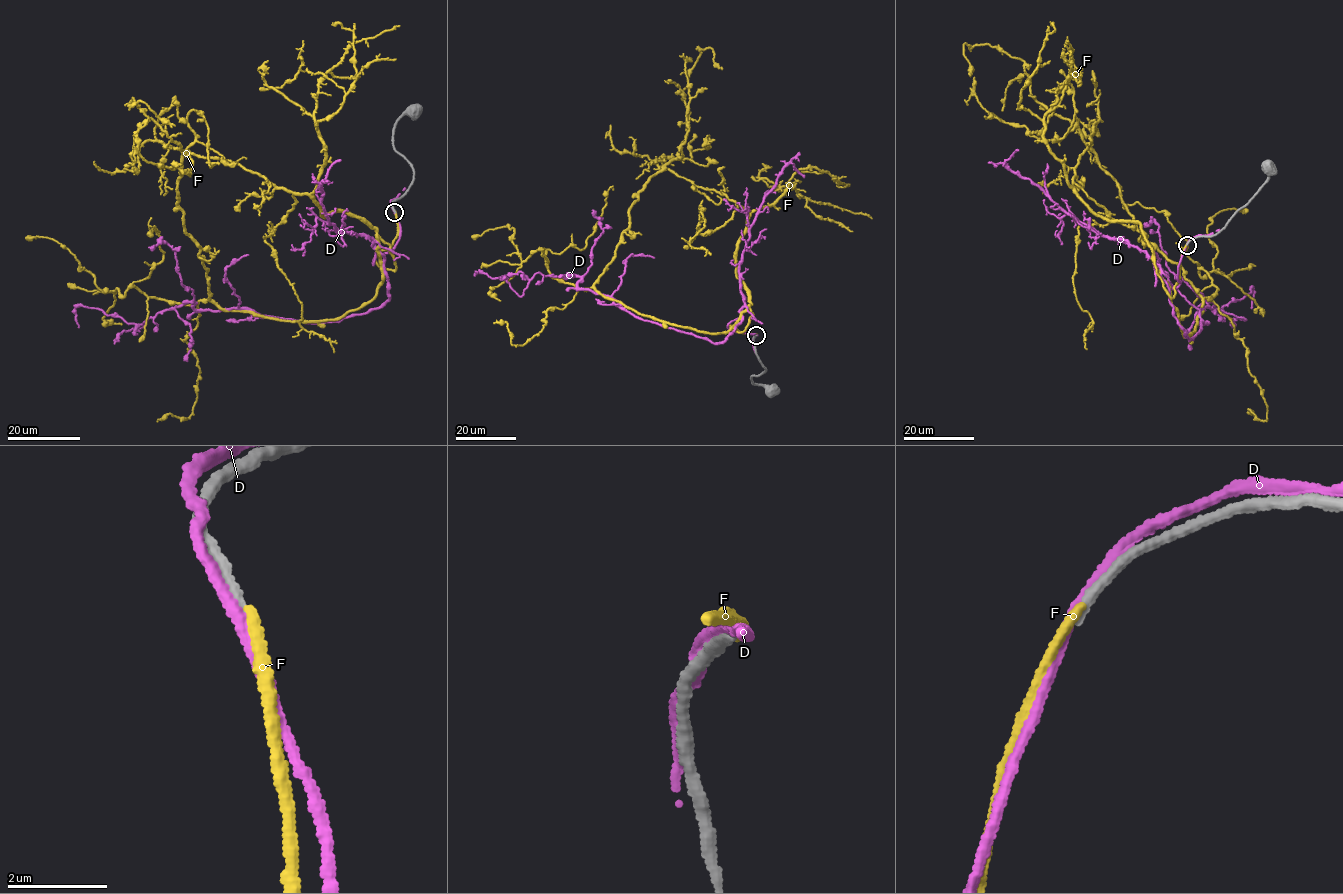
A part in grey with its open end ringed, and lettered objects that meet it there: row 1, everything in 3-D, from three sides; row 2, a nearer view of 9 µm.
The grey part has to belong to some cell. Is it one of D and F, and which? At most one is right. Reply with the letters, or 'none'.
none

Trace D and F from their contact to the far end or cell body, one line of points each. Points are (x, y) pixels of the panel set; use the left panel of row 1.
D: (393, 208), (399, 240), (373, 264), (389, 297), (366, 313), (184, 302), (140, 324), (79, 305), (78, 328)
F: (394, 211), (375, 261), (396, 268), (380, 239), (358, 308), (227, 311), (184, 154), (133, 98), (175, 125)

